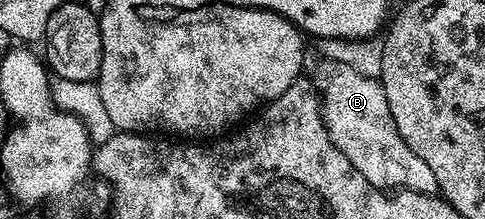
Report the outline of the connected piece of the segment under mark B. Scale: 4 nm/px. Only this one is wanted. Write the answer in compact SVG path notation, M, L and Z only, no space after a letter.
M328 59L321 63L311 74L313 88L321 98L321 118L331 143L351 159L351 167L377 189L436 194L435 175L431 167L403 143L403 135L399 135L399 127L395 127L395 119L391 119L391 107L387 107L387 95L380 80L359 74L347 63Z

